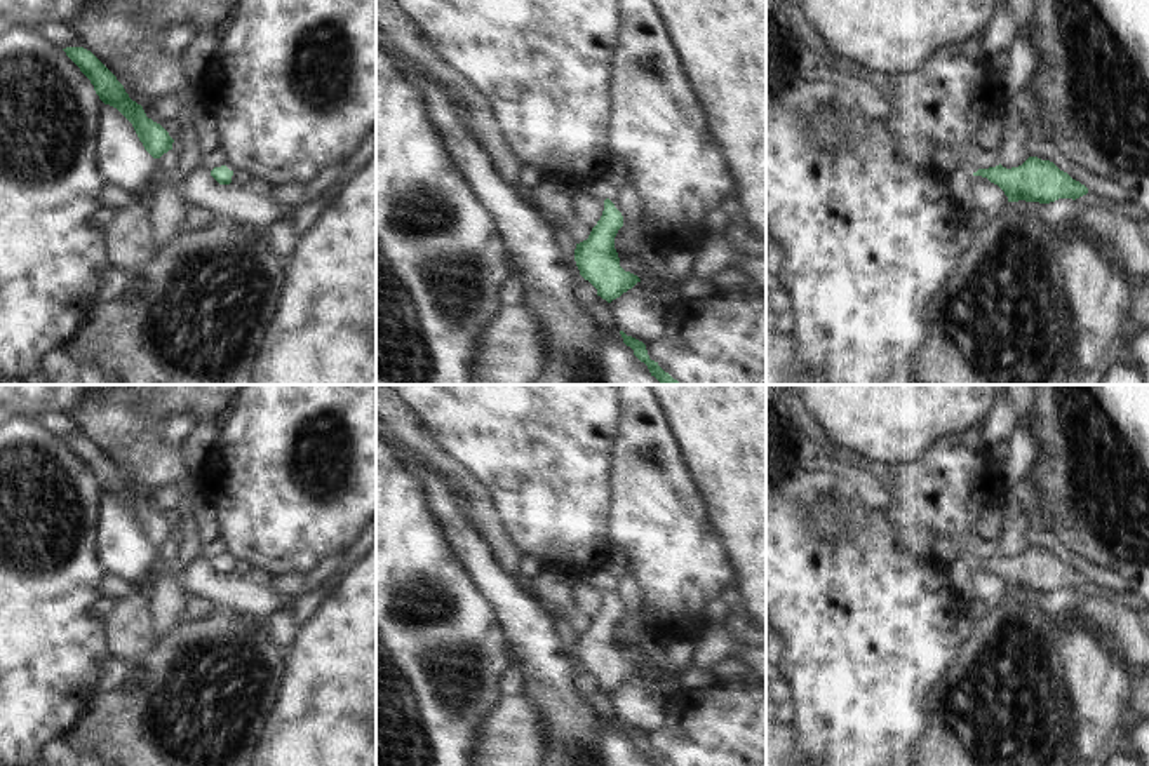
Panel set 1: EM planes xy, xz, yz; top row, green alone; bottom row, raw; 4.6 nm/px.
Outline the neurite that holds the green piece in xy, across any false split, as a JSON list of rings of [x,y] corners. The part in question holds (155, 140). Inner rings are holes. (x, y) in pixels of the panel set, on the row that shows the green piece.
[[[66,47],[63,50],[91,80],[99,99],[117,108],[132,124],[139,141],[153,158],[160,158],[172,150],[174,139],[169,132],[146,117],[143,106],[129,97],[117,77],[91,50],[84,47]]]

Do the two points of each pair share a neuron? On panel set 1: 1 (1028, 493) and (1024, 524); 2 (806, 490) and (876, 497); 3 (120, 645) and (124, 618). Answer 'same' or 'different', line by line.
1: different
2: different
3: same

